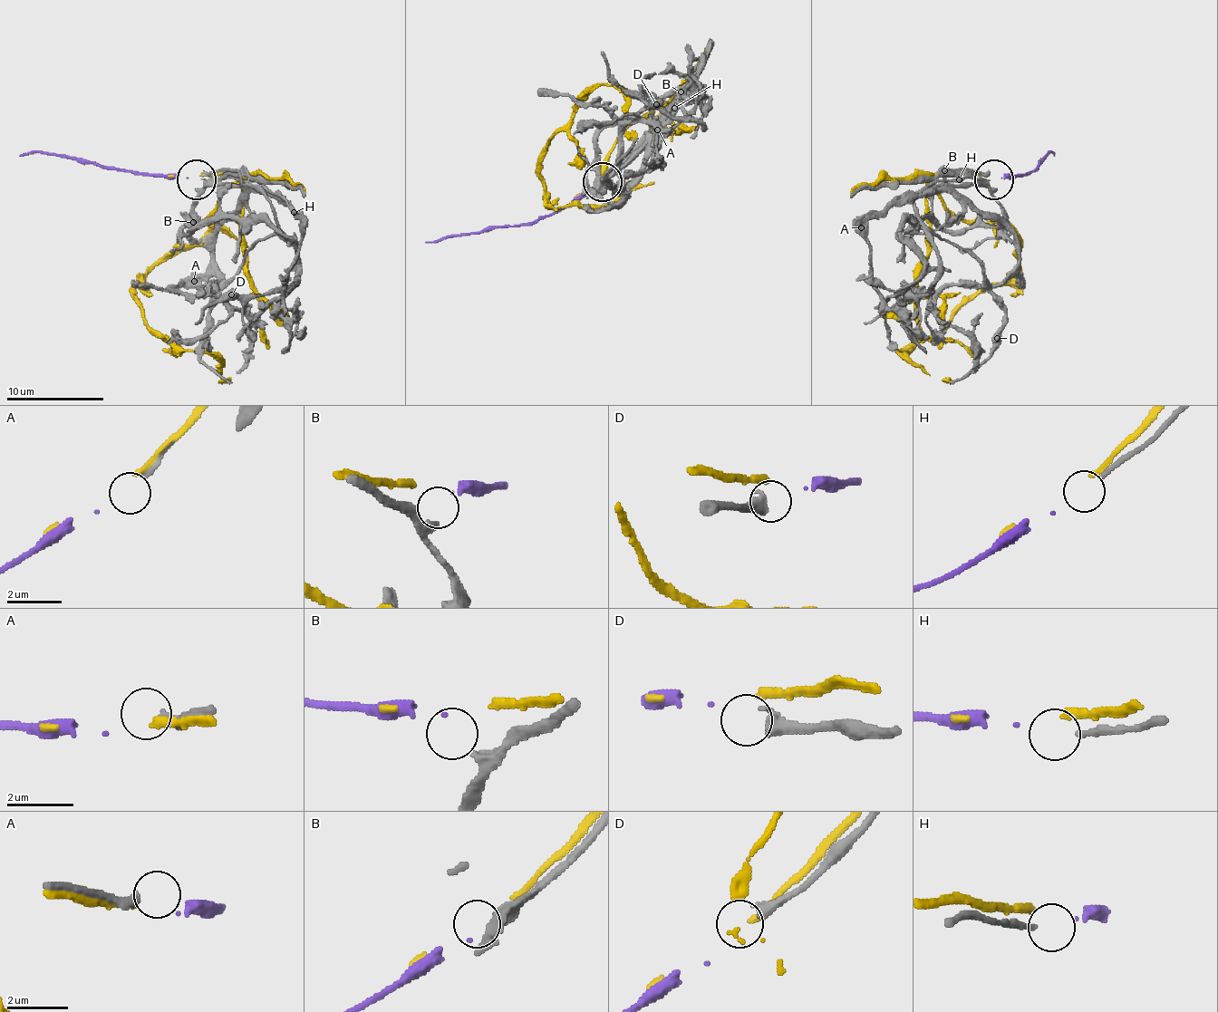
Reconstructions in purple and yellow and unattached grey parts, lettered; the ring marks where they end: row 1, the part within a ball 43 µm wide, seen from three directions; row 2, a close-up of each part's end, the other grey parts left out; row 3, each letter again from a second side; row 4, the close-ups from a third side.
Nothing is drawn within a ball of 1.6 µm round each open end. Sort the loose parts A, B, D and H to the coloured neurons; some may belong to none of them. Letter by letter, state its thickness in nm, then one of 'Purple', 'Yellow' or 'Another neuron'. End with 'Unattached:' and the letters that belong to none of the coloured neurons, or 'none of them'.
A: Thickness 280 nm. Another neuron
B: Thickness 280 nm. Another neuron
D: Thickness 440 nm. Another neuron
H: Thickness 160 nm. Another neuron
Unattached: A, B, D, H

